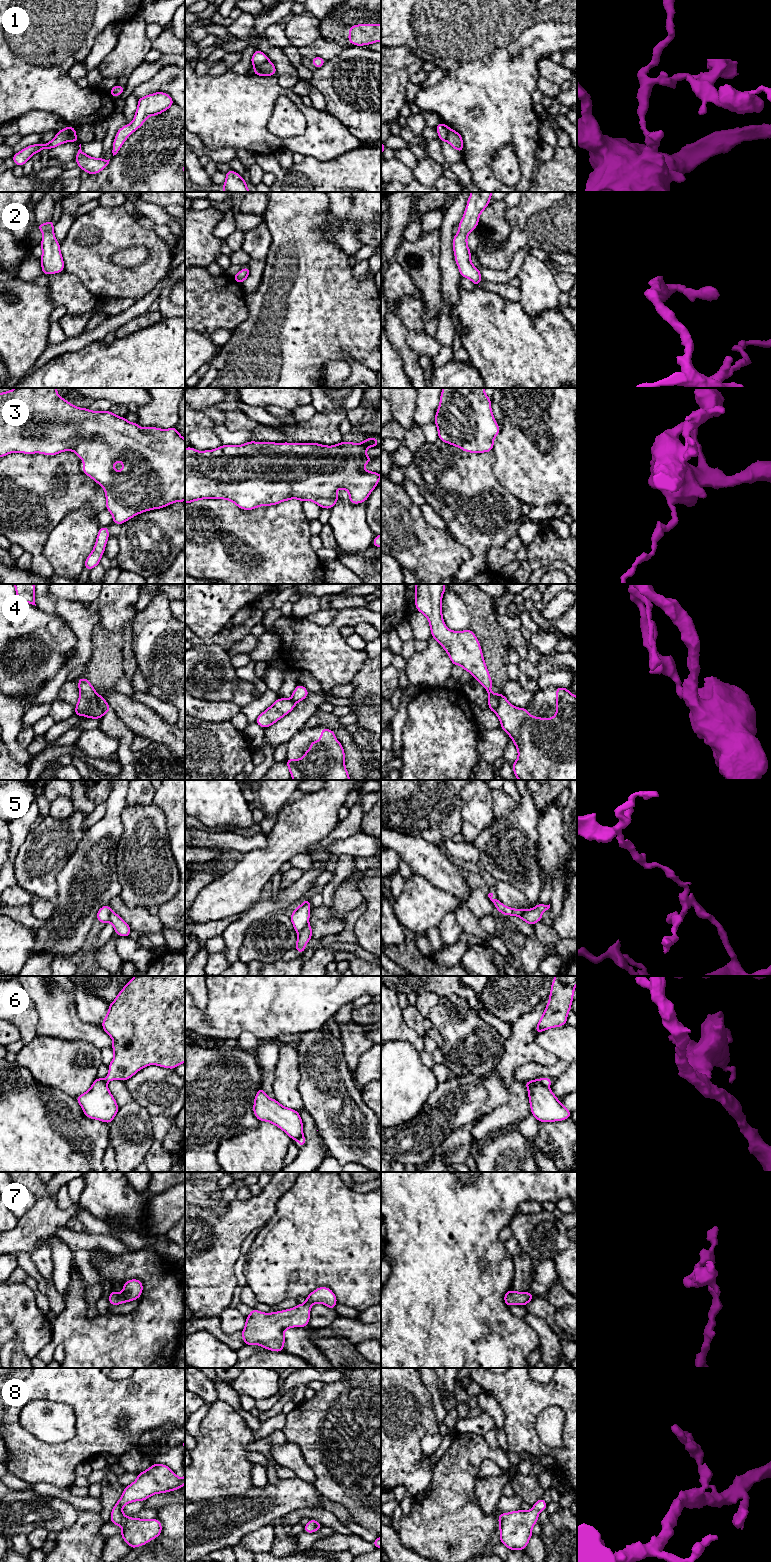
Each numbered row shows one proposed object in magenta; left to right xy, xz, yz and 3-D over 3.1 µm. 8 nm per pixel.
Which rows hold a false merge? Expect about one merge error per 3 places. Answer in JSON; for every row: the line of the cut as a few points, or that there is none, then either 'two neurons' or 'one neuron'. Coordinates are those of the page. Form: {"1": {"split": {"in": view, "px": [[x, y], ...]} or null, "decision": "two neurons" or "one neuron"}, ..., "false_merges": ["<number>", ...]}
{"1": {"split": {"in": "xy", "px": [[71, 127], [68, 138], [65, 141]]}, "decision": "two neurons"}, "2": {"split": null, "decision": "one neuron"}, "3": {"split": null, "decision": "one neuron"}, "4": {"split": {"in": "xy", "px": [[97, 694], [97, 704], [104, 713]]}, "decision": "two neurons"}, "5": {"split": {"in": "xy", "px": [[111, 910], [108, 921]]}, "decision": "two neurons"}, "6": {"split": {"in": "yz", "px": [[539, 1079], [547, 1087]]}, "decision": "two neurons"}, "7": {"split": null, "decision": "one neuron"}, "8": {"split": null, "decision": "one neuron"}, "false_merges": ["1", "4", "5", "6"]}

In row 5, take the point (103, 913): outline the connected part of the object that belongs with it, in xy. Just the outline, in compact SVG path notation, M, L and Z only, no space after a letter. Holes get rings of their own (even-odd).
M104 905L98 910L96 919L98 919L102 924L106 924L107 922L109 922L110 912L110 906Z

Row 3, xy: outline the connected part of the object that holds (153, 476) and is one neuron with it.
M15 388L0 393L0 457L10 453L20 452L24 454L41 453L54 456L63 451L73 451L83 460L83 473L100 484L105 491L106 509L112 514L112 524L123 524L132 517L153 509L160 509L174 502L185 501L185 439L180 435L176 427L159 429L157 427L142 428L137 423L131 423L125 417L119 417L109 411L91 411L87 408L78 408L57 394L57 388ZM117 461L123 463L122 471L115 471L114 464Z

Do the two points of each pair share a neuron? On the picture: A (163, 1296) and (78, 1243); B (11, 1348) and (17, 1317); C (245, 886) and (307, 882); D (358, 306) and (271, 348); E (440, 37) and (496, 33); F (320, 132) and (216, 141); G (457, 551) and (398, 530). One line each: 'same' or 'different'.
A: different
B: different
C: different
D: same
E: same
F: same
G: same

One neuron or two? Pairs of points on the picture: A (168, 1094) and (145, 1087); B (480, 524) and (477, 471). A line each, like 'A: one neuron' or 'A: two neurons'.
A: one neuron
B: one neuron

